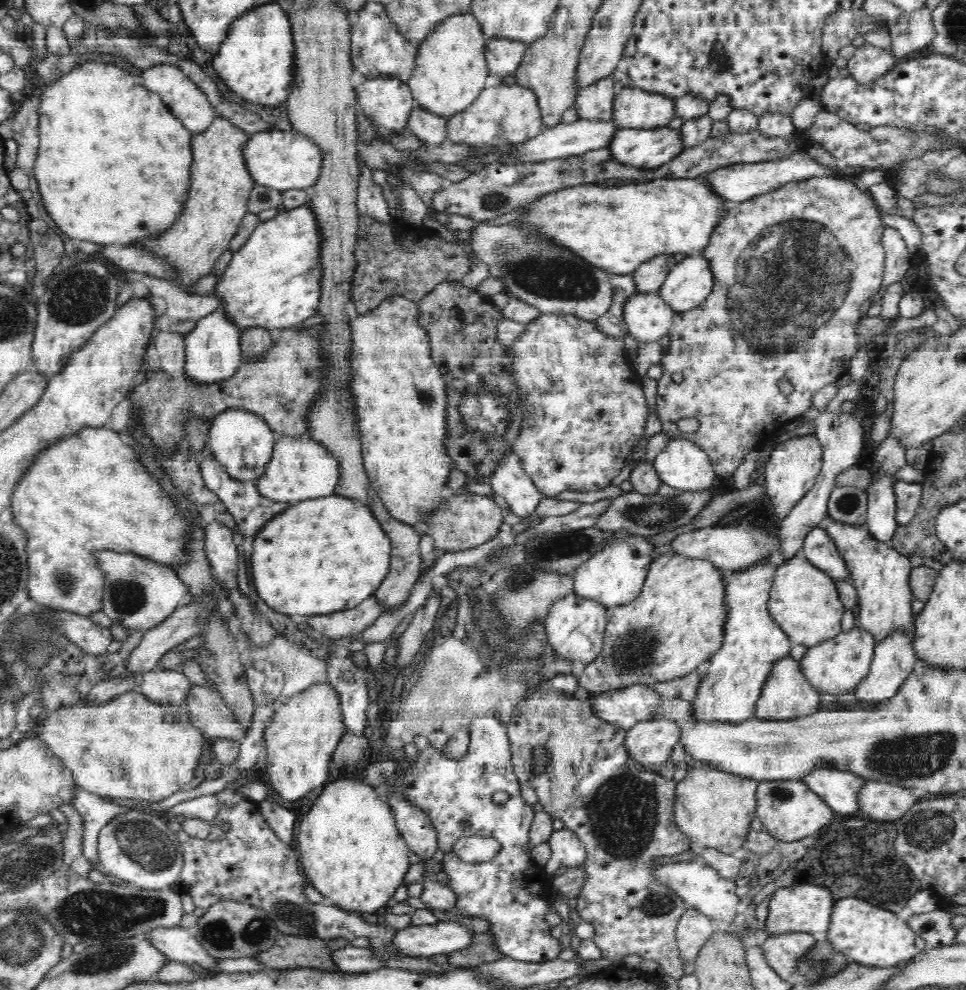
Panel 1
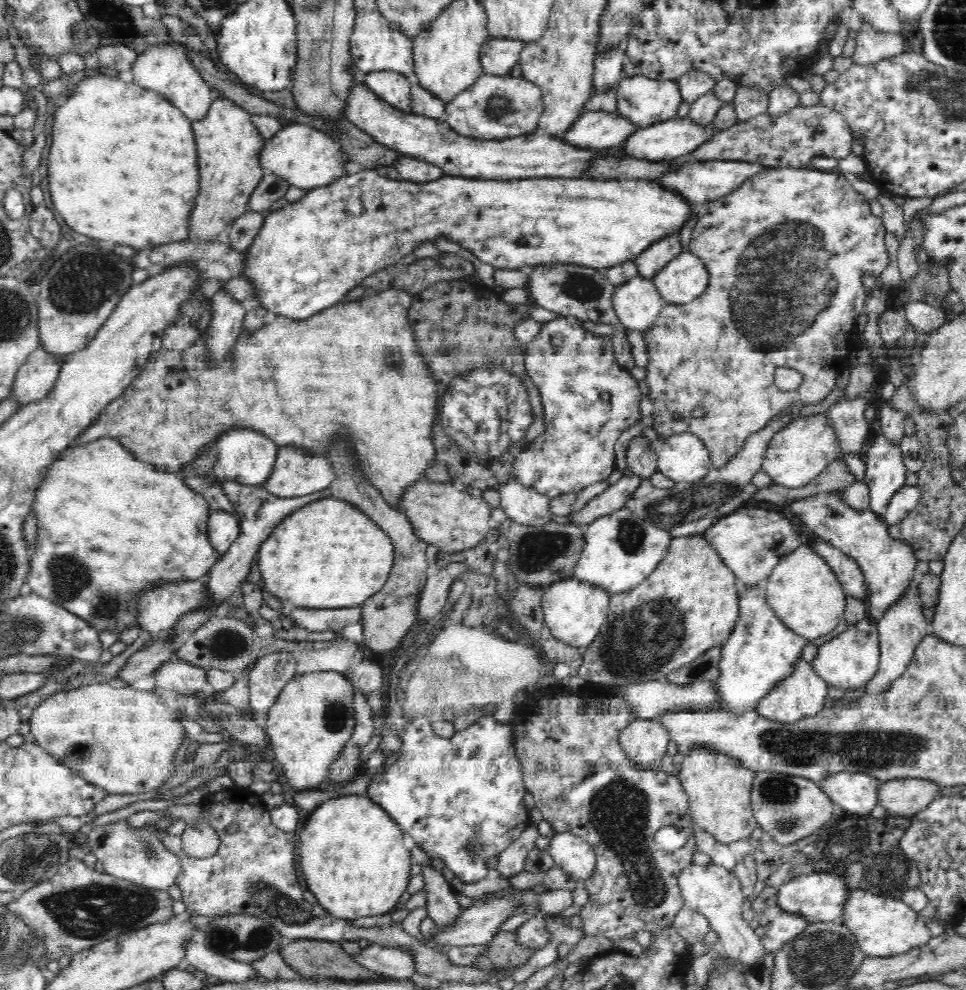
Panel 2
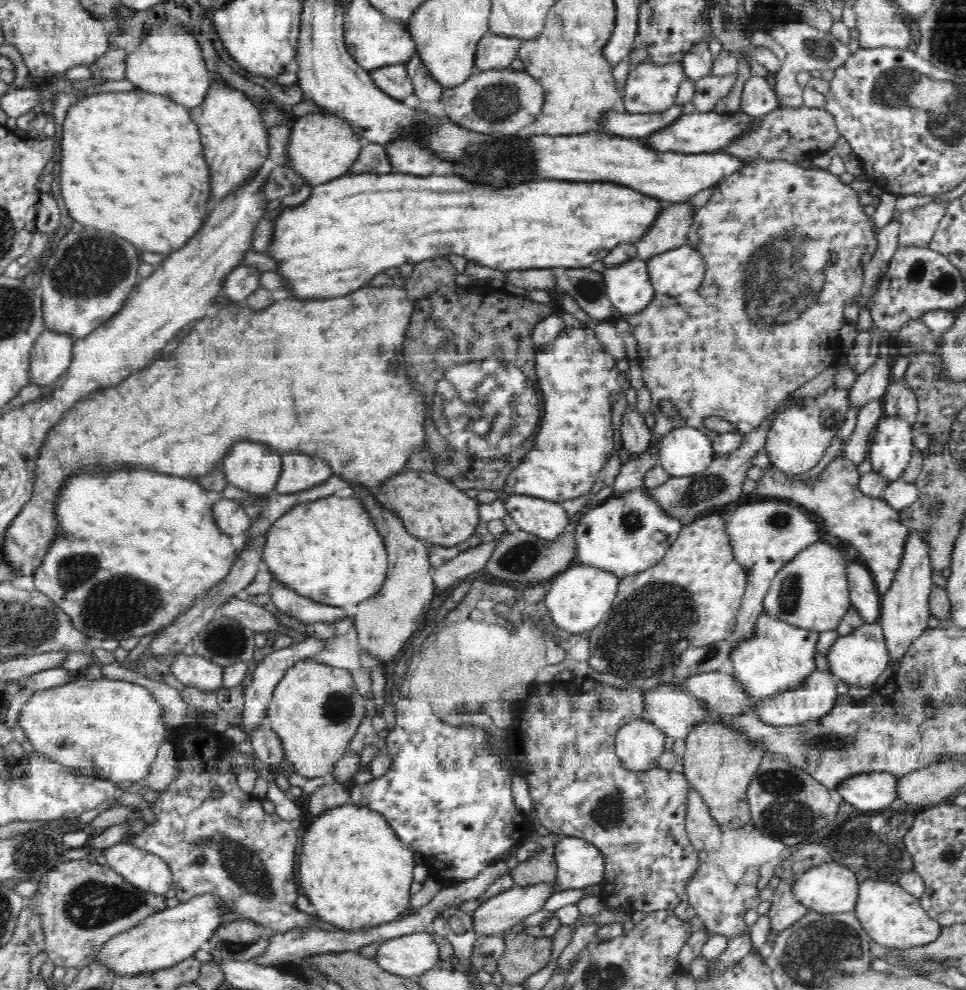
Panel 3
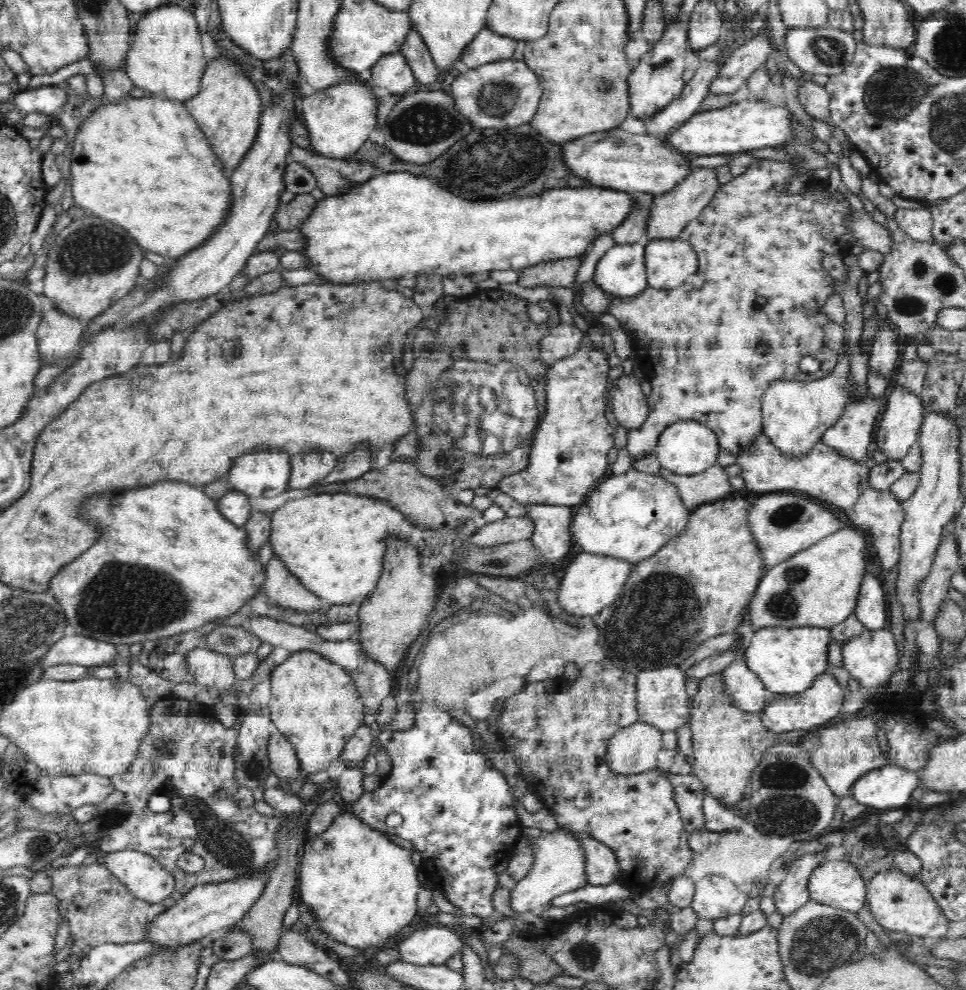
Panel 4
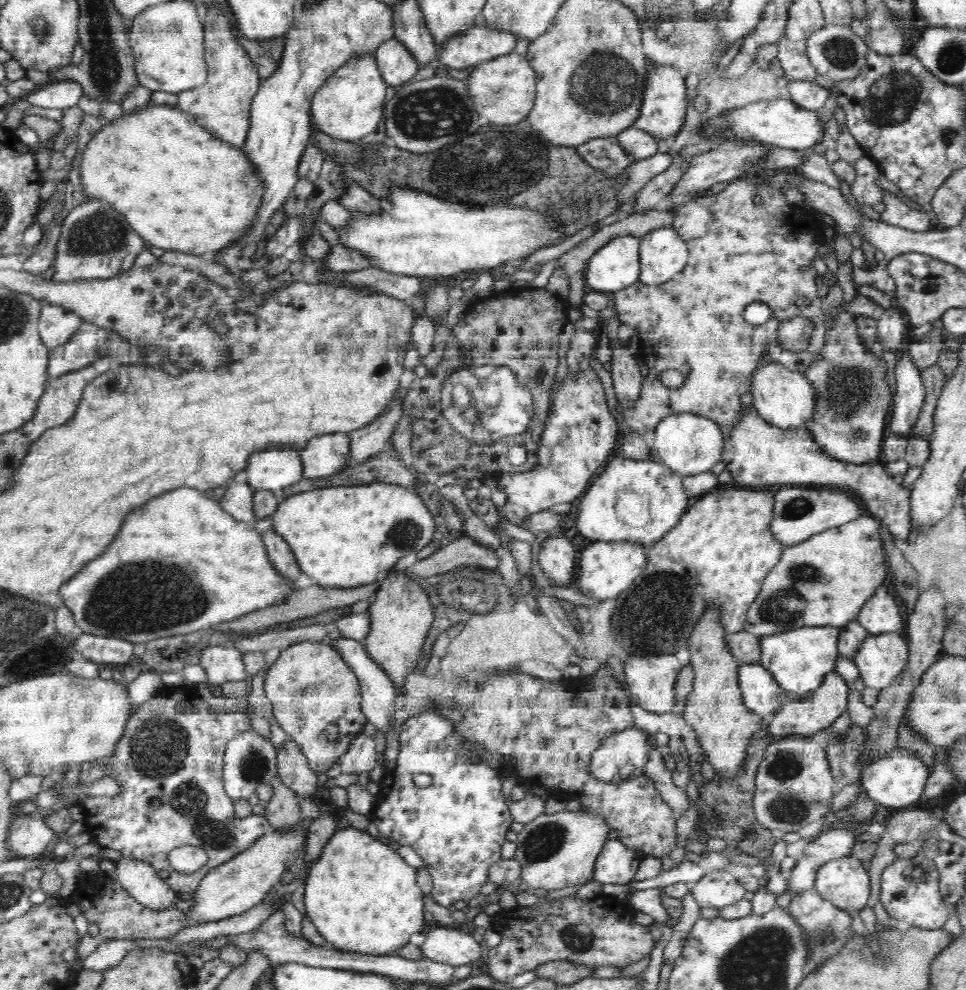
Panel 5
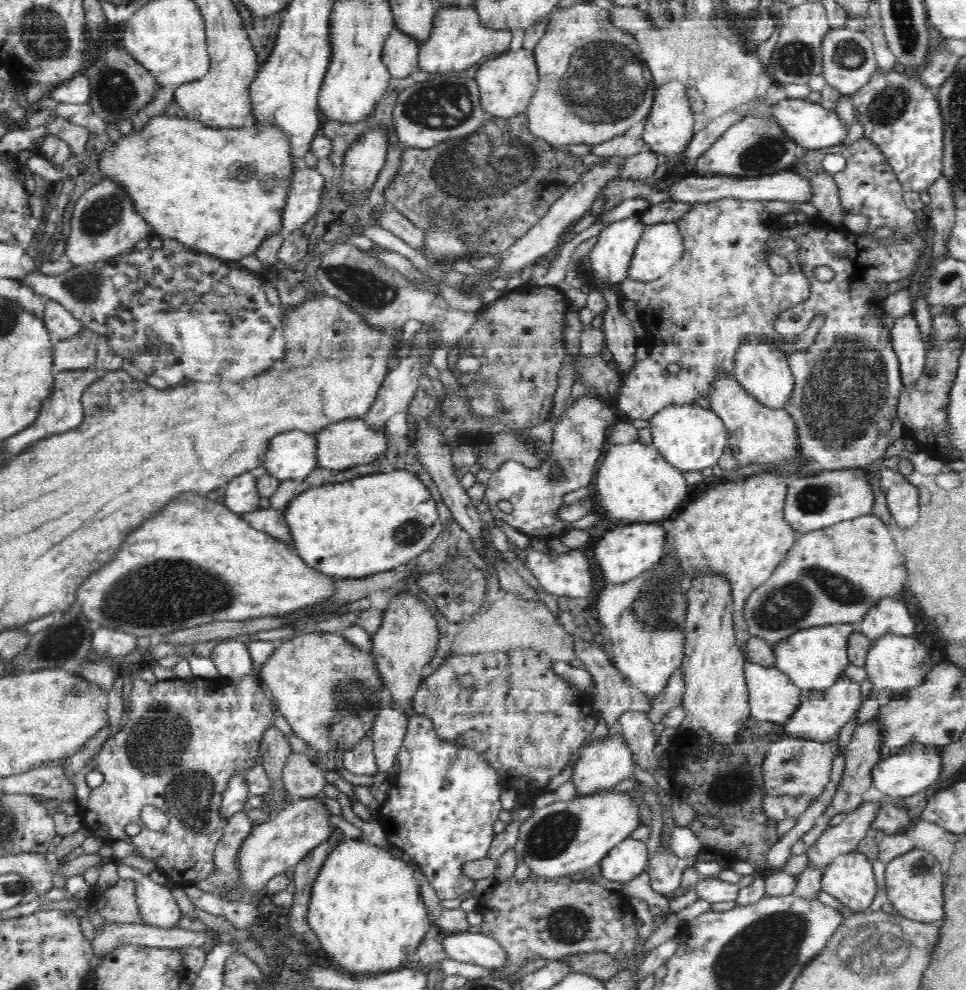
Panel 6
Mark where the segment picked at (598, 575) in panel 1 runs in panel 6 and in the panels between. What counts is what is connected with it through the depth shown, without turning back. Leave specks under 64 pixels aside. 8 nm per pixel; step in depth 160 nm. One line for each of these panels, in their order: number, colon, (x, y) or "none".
2: (621, 549)
3: (628, 534)
4: (632, 516)
5: (635, 497)
6: (635, 482)

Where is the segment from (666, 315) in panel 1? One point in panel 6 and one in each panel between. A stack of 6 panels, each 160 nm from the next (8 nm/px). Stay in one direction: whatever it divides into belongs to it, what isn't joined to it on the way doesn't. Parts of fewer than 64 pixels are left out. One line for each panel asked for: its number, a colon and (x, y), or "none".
2: (637, 302)
3: (629, 288)
4: (621, 271)
5: (615, 265)
6: (610, 256)

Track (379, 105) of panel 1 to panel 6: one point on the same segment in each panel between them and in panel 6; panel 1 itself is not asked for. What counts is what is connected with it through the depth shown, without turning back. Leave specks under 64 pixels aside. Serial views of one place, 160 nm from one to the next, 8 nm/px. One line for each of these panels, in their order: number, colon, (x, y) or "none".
2: (394, 87)
3: (393, 79)
4: (392, 73)
5: (398, 65)
6: (401, 49)

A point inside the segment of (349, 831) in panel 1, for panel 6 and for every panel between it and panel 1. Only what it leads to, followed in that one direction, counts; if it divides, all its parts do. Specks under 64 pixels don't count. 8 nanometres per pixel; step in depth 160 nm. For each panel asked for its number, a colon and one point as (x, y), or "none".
2: (351, 853)
3: (357, 873)
4: (361, 889)
5: (363, 898)
6: (366, 910)

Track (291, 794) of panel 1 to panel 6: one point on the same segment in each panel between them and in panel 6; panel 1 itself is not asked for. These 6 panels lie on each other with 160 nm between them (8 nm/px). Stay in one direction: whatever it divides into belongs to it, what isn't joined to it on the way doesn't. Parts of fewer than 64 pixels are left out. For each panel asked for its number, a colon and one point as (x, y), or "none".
2: (311, 721)
3: (315, 710)
4: (314, 703)
5: (316, 696)
6: (305, 674)

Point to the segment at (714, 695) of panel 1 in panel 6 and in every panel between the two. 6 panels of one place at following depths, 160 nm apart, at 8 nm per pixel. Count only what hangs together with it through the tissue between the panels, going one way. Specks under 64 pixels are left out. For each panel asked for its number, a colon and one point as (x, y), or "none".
2: (762, 652)
3: (779, 657)
4: (787, 660)
5: (801, 660)
6: (814, 659)

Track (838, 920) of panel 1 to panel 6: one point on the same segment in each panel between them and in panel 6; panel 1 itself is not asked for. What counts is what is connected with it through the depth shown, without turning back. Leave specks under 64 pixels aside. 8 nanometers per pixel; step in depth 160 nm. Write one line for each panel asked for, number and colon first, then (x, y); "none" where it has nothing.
2: (882, 925)
3: (891, 916)
4: (899, 902)
5: (910, 892)
6: (914, 880)

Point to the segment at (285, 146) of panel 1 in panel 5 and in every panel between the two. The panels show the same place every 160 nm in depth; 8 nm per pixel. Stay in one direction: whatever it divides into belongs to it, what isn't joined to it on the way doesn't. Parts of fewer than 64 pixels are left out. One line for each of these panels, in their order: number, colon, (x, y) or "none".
2: (308, 158)
3: (323, 145)
4: (339, 118)
5: (349, 105)

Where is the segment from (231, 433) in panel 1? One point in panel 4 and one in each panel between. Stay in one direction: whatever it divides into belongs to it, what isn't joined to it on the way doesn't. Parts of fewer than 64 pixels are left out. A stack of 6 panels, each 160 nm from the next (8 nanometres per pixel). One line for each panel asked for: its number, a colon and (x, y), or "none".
2: (243, 457)
3: (254, 468)
4: (267, 474)

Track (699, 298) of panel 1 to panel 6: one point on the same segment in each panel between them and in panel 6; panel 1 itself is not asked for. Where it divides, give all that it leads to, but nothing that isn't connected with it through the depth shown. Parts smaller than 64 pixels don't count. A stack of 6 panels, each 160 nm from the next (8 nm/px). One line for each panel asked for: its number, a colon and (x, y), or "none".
2: (685, 277)
3: (675, 271)
4: (668, 261)
5: (662, 254)
6: (661, 246)

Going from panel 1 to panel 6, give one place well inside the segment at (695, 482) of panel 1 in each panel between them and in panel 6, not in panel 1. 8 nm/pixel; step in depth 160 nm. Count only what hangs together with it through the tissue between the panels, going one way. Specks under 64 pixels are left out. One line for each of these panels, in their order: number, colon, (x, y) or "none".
2: (683, 457)
3: (686, 451)
4: (686, 447)
5: (690, 443)
6: (691, 437)

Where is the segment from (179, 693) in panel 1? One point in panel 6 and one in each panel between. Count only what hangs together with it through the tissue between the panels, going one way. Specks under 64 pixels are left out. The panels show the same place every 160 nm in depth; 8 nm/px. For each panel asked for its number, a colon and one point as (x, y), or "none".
2: (175, 675)
3: (196, 672)
4: (215, 672)
5: (224, 663)
6: (233, 659)

